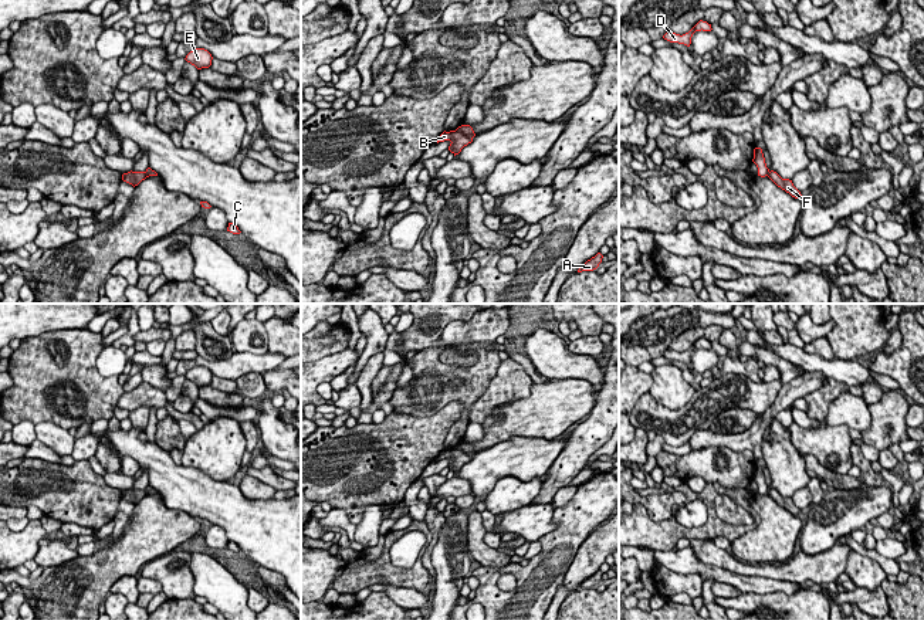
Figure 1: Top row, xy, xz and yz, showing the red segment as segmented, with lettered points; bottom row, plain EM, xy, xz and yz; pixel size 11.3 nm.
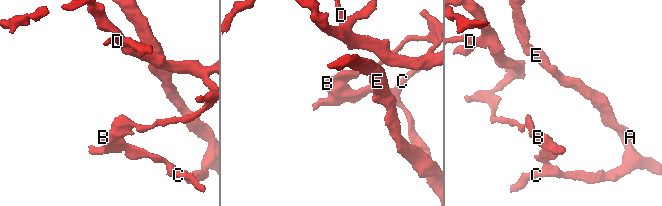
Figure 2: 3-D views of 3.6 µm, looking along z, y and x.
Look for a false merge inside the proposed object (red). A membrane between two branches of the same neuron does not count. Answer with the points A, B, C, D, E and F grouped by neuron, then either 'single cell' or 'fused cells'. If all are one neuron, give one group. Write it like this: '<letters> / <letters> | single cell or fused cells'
A B C E F / D | fused cells

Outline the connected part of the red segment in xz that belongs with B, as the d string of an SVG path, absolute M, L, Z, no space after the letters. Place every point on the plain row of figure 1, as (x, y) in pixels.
M450 448L450 450L443 450L440 455L437 457L439 460L450 458L449 468L456 474L461 470L464 464L473 460L473 455L466 454L464 451Z

